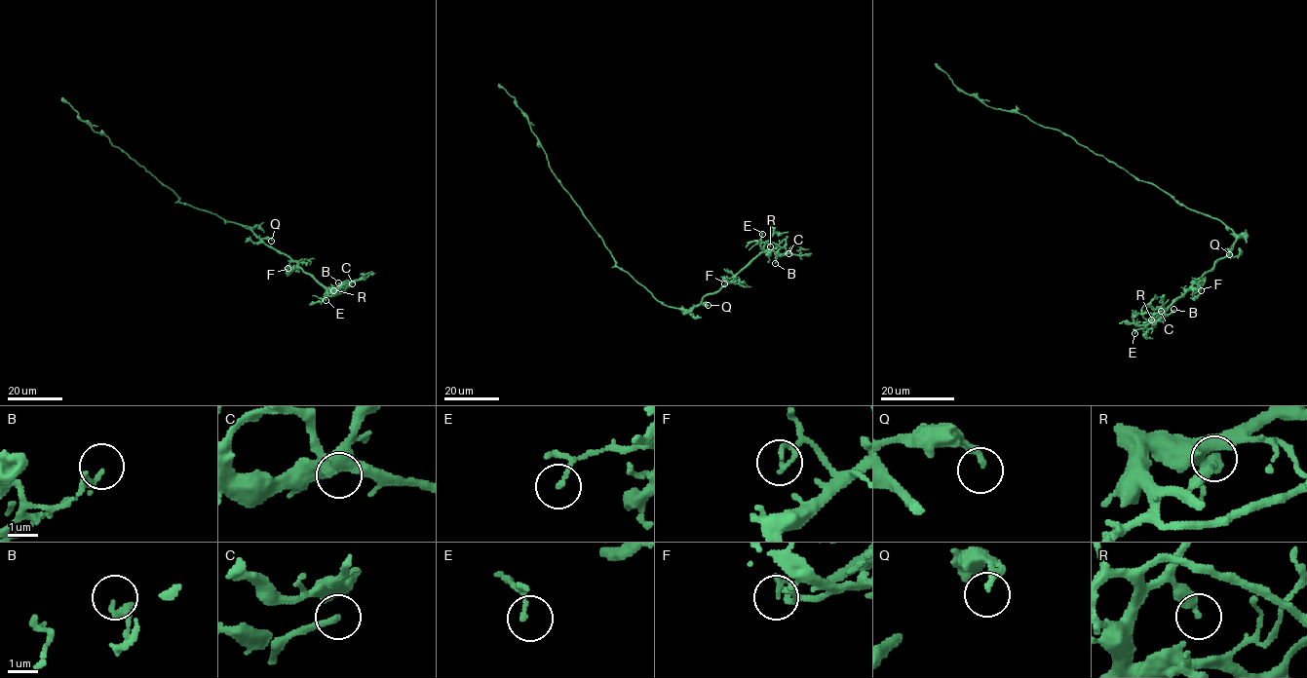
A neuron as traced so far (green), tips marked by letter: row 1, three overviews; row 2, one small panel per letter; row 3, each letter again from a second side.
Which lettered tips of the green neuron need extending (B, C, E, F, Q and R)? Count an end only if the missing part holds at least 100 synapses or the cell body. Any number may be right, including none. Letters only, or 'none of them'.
C

